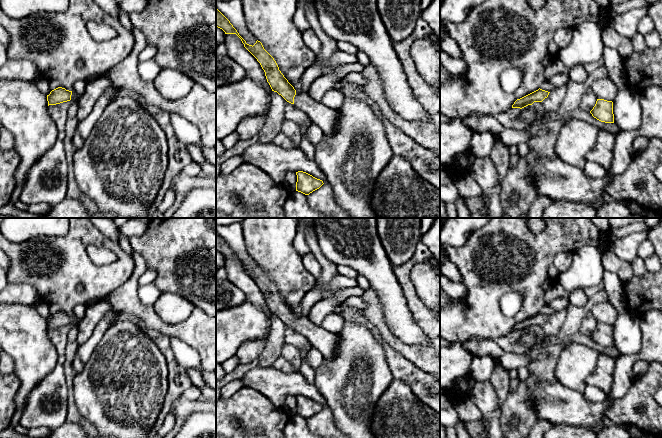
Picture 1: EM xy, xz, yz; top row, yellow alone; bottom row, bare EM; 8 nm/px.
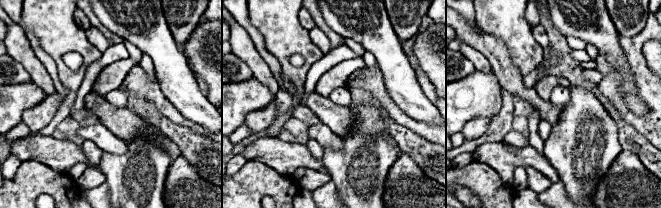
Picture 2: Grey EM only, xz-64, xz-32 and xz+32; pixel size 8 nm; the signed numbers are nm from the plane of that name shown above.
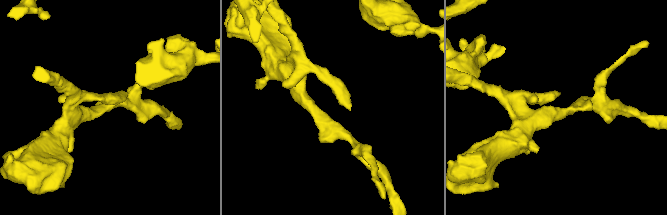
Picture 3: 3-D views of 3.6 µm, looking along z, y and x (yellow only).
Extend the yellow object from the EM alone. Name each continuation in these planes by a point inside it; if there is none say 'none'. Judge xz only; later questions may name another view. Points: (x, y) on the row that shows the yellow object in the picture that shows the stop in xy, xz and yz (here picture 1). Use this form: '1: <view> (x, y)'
1: xz (325, 118)

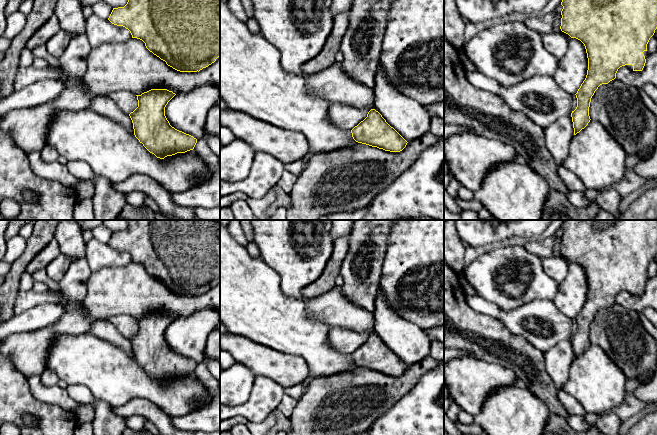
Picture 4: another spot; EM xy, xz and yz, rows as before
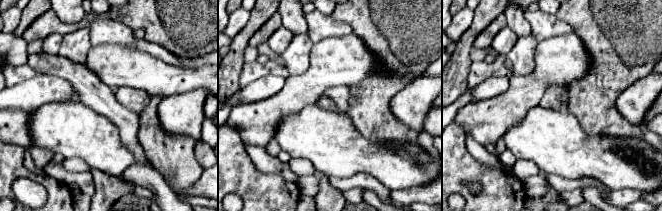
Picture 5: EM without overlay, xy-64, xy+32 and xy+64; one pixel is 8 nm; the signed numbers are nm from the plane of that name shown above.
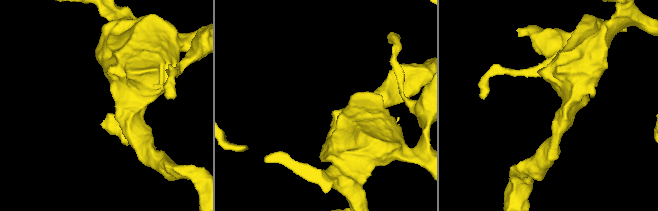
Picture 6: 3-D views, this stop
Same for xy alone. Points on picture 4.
none

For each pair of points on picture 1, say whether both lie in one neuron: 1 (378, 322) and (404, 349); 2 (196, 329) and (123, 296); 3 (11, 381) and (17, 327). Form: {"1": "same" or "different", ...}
{"1": "same", "2": "same", "3": "different"}

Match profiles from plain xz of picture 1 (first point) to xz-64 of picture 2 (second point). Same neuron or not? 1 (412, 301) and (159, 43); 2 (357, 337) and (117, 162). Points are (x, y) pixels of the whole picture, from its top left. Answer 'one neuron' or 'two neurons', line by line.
1: two neurons
2: one neuron

